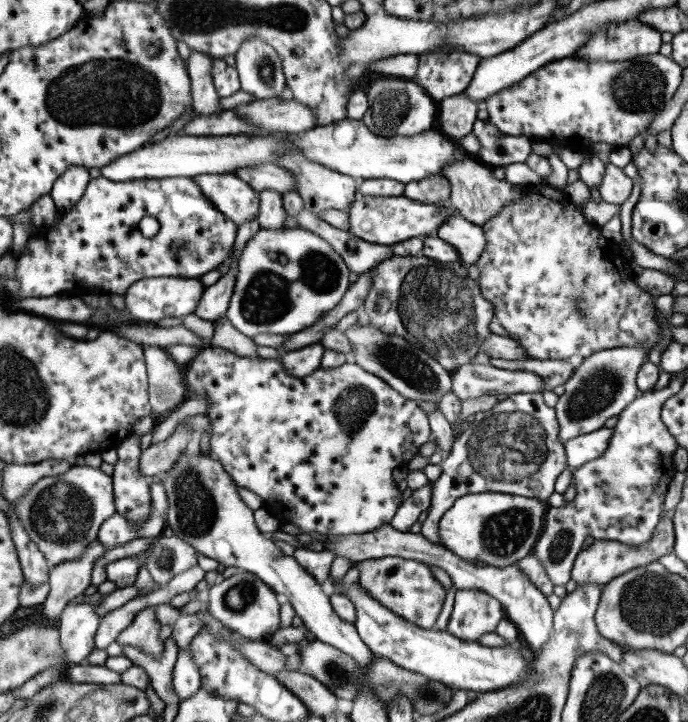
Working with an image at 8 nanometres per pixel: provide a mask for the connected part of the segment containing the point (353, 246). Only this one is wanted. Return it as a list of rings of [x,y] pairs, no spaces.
[[[301,209],[296,220],[302,229],[326,240],[343,259],[348,270],[357,275],[369,271],[377,263],[392,256],[390,246],[371,244],[353,236],[351,232],[333,228],[308,210]]]

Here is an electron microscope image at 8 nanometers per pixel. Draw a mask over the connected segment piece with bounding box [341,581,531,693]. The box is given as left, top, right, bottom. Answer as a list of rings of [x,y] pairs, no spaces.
[[[359,583],[343,586],[341,595],[347,596],[355,614],[355,630],[363,644],[374,655],[381,655],[405,670],[437,680],[454,690],[472,690],[478,693],[515,686],[529,680],[529,661],[517,645],[489,648],[475,641],[461,640],[447,631],[424,629],[407,622],[384,608]]]

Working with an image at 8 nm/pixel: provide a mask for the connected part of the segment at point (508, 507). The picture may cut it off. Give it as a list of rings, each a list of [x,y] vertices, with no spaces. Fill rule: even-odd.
[[[498,492],[460,496],[438,520],[439,541],[443,548],[467,562],[479,560],[503,568],[531,553],[539,536],[548,505],[539,499]]]

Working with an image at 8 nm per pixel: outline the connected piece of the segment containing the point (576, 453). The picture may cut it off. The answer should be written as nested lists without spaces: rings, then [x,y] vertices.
[[[601,427],[591,432],[571,437],[563,443],[568,467],[577,469],[583,464],[602,456],[609,439],[611,428]]]

